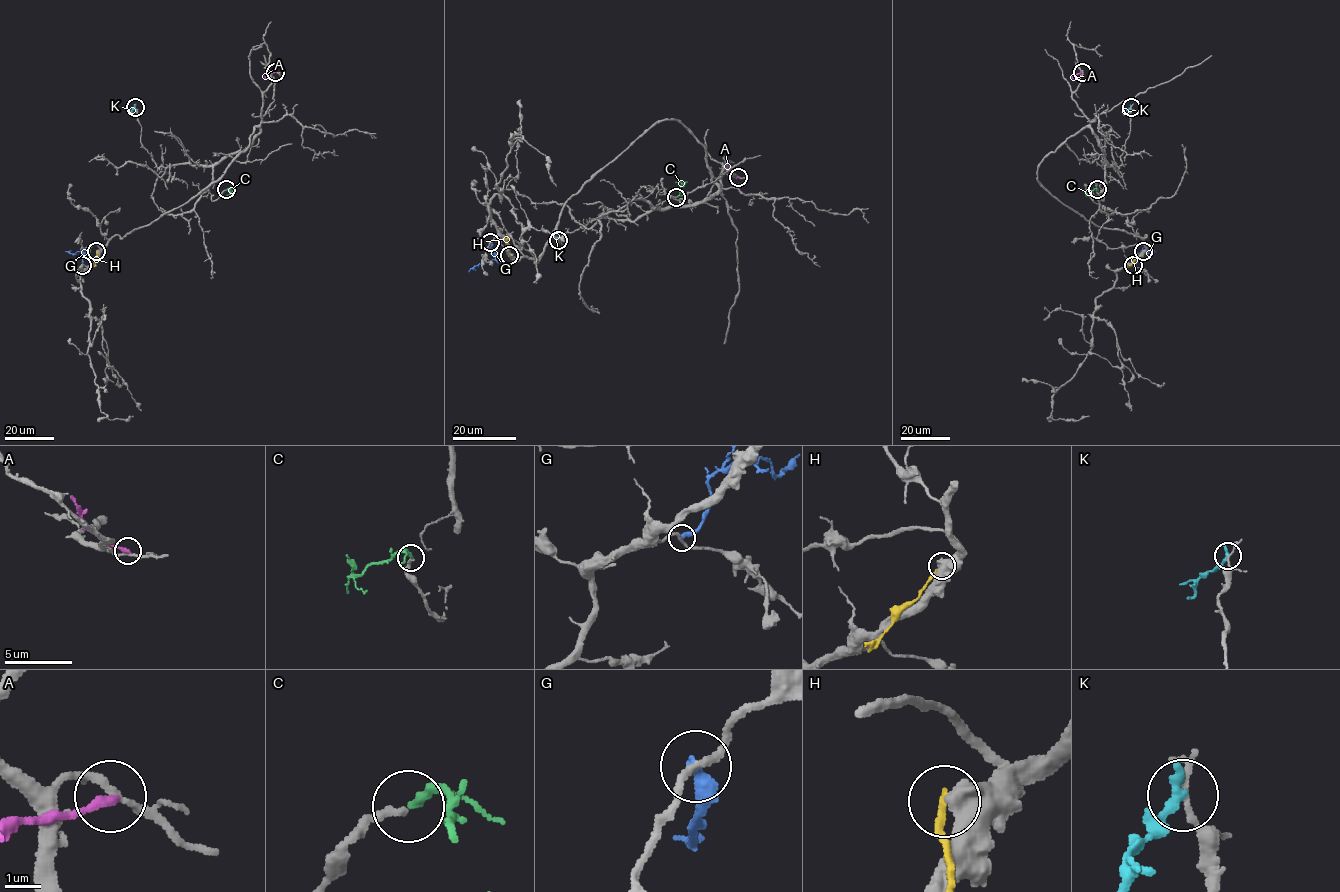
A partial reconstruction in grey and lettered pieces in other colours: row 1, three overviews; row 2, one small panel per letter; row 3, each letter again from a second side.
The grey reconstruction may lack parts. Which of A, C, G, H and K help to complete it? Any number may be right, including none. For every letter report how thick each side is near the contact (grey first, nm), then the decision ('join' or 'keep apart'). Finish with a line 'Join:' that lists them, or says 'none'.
A: 200/280 nm | keep apart
C: 240/240 nm | join
G: 180/380 nm | keep apart
H: 600/200 nm | keep apart
K: 120/360 nm | keep apart
Join: C

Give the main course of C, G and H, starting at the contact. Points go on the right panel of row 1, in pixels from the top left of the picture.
C: (1098, 190), (1086, 196)
G: (1133, 265), (1139, 253), (1156, 251)
H: (1143, 251), (1129, 267)

